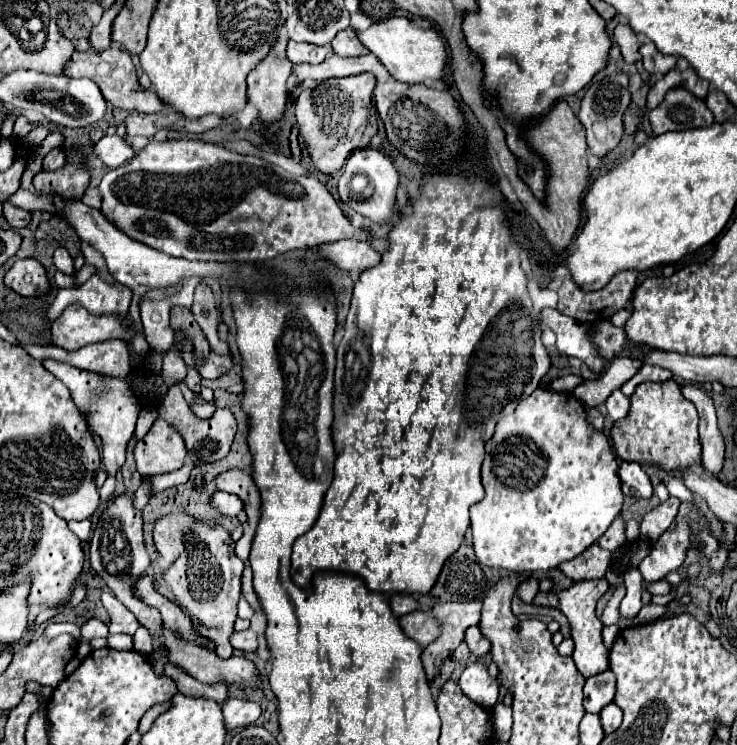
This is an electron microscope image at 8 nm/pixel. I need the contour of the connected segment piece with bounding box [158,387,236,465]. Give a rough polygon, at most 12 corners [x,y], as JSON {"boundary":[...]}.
{"boundary":[[170,387],[158,417],[180,431],[196,465],[228,455],[236,421],[228,409],[200,421]]}

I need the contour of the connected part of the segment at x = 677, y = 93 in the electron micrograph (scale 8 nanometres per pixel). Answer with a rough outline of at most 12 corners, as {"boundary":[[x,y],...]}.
{"boundary":[[684,87],[648,117],[654,137],[708,127],[714,115]]}

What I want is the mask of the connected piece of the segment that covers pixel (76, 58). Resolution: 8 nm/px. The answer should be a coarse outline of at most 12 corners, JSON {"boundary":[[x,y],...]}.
{"boundary":[[110,47],[74,51],[62,73],[98,83],[114,107],[158,113],[140,89],[132,57]]}

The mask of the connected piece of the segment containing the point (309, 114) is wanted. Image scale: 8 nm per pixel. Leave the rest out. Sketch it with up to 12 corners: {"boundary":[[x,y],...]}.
{"boundary":[[374,75],[316,83],[296,101],[314,165],[338,171],[378,125]]}

